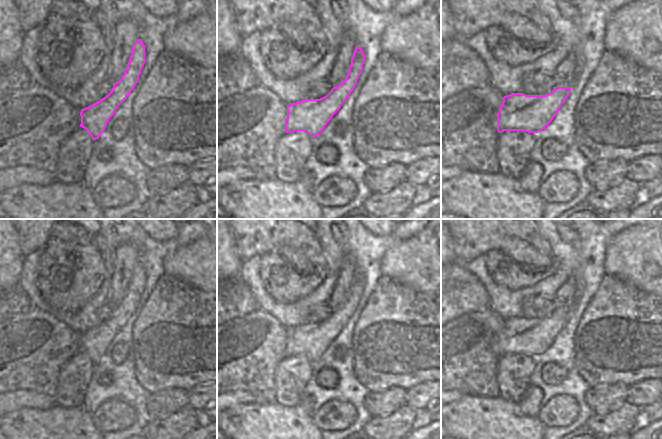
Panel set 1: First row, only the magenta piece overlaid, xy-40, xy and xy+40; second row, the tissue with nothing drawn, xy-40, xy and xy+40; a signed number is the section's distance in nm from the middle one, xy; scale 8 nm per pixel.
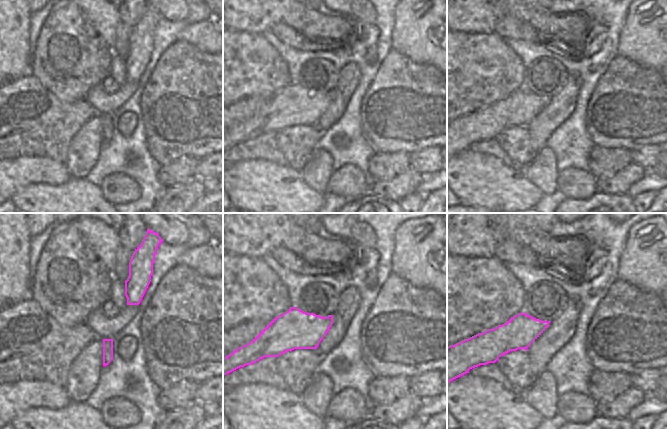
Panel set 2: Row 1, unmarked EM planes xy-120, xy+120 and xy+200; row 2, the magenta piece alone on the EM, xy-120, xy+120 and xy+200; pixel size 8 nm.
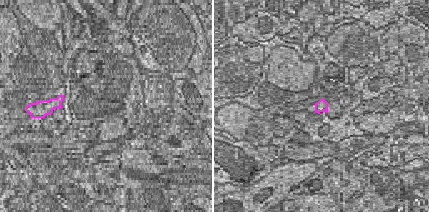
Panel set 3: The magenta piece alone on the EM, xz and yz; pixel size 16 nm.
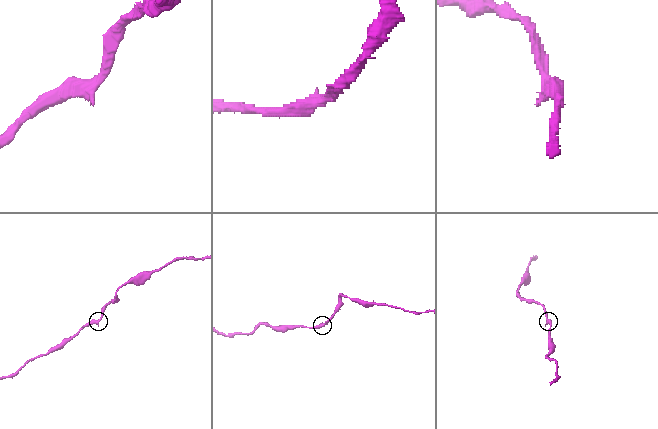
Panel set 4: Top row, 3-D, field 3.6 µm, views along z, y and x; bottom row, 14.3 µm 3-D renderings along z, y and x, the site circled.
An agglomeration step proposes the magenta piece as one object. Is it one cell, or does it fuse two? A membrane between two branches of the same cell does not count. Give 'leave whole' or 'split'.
split

